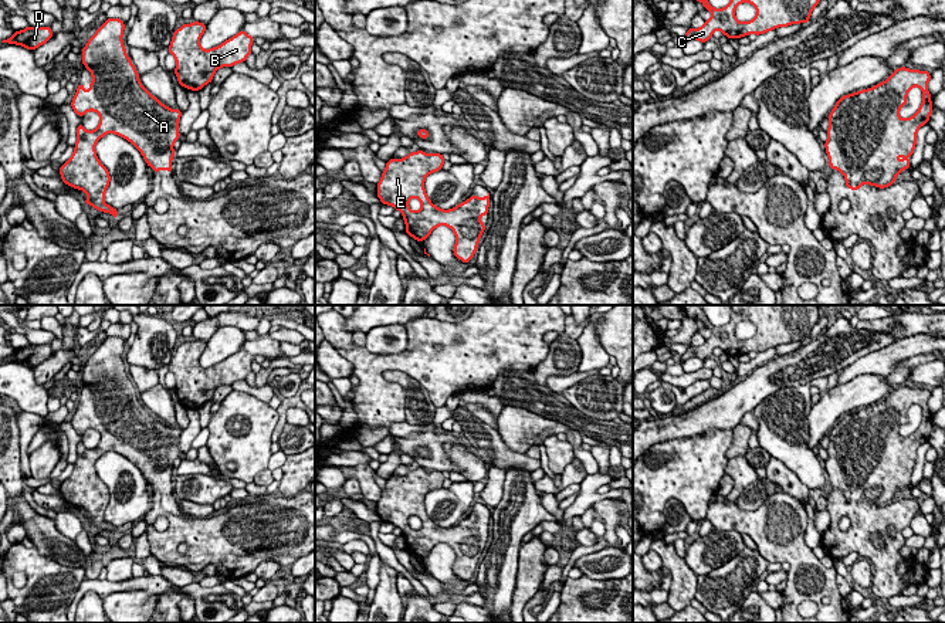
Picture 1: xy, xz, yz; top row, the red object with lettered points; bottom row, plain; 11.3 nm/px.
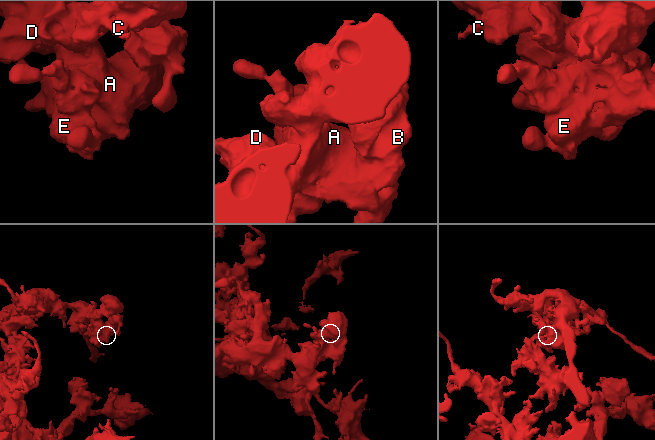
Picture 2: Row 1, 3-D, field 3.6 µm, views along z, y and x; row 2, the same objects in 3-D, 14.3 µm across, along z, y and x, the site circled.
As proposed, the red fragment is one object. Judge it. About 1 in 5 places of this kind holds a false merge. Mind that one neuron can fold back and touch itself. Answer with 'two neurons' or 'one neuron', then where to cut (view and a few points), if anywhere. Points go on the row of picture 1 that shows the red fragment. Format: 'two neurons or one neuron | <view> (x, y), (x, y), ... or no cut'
one neuron | no cut

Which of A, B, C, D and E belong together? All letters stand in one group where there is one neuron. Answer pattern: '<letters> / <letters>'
A B C D E

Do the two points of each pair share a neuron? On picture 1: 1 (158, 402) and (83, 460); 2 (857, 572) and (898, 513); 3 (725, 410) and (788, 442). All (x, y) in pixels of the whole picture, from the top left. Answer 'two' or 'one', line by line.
1: two
2: two
3: two

